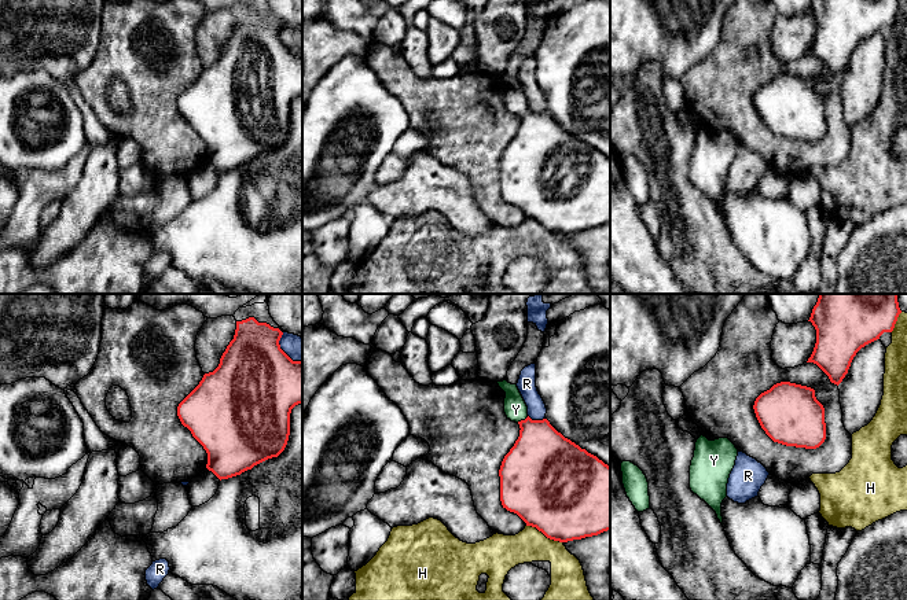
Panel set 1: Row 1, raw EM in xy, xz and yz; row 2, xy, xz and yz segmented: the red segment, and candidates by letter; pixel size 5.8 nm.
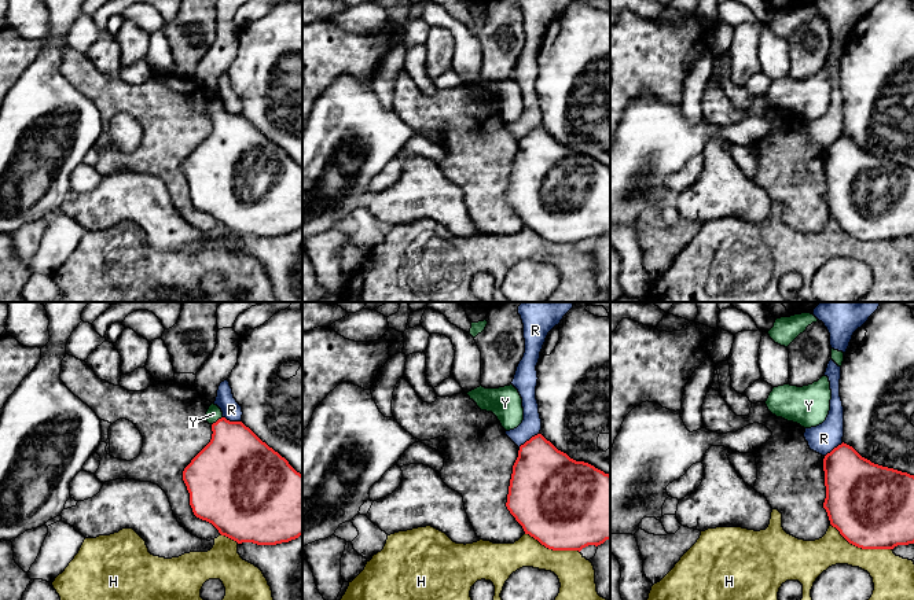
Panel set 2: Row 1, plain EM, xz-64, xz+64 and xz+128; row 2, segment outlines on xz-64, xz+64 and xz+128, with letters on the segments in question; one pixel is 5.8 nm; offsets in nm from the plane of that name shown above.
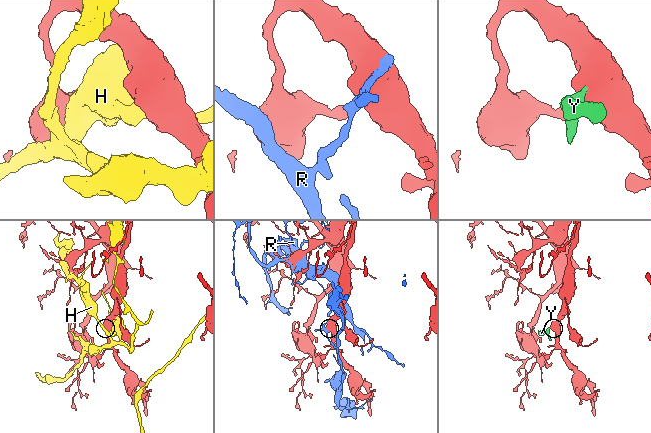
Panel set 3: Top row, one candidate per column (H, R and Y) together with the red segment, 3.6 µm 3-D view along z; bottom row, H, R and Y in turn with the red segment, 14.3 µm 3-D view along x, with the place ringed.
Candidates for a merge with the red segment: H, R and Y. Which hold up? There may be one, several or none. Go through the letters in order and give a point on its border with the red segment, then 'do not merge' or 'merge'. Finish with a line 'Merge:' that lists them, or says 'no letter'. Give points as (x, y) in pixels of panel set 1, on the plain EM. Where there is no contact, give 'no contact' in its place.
H: xz (544, 227) | do not merge
R: xz (536, 113) | do not merge
Y: xz (522, 113) | merge
Merge: Y

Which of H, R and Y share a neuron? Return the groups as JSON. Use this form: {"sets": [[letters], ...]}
{"sets": [["H"], ["R"], ["Y"]]}

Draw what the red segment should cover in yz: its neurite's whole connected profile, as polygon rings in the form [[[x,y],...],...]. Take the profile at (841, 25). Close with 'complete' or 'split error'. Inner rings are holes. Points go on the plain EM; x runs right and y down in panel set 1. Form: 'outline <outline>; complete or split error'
outline [[[814,0],[808,14],[816,22],[816,36],[807,55],[816,56],[838,78],[856,45],[884,25],[892,25],[900,5],[900,0]]]; complete

